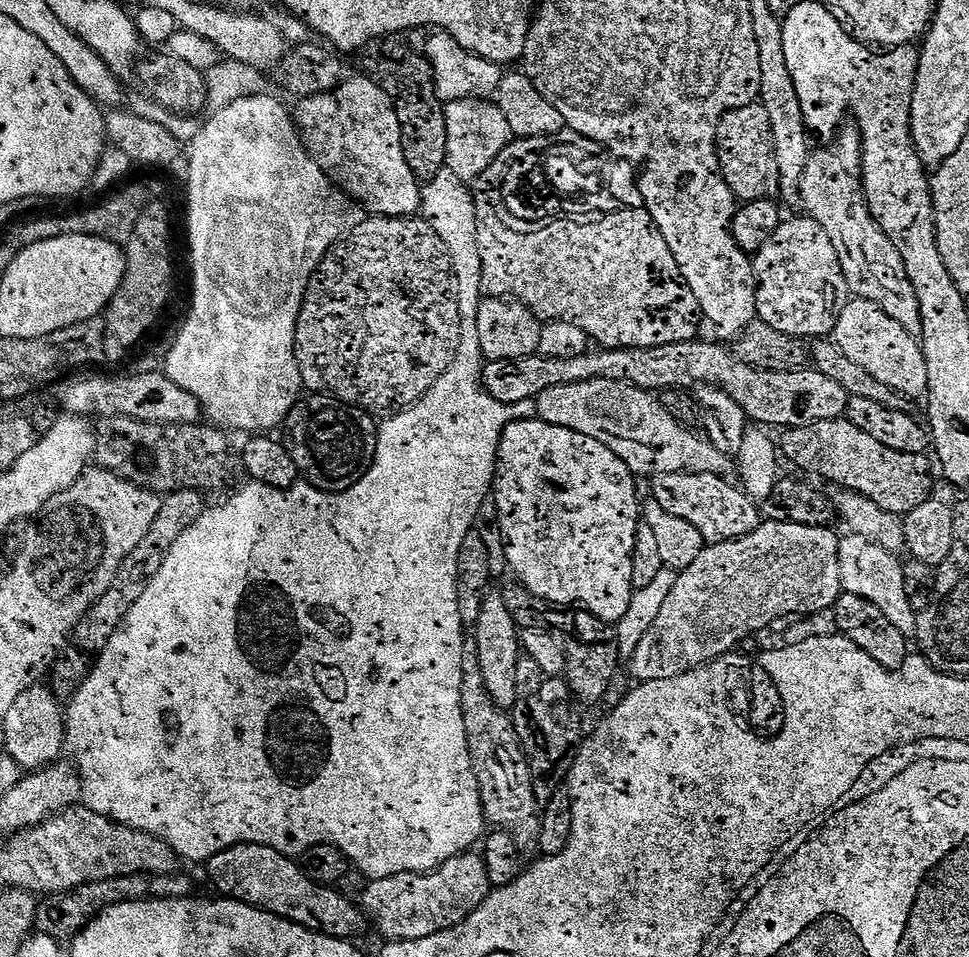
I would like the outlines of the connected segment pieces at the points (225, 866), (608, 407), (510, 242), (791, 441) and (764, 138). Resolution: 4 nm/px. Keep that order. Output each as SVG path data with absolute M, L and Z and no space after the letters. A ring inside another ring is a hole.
M239 844L214 854L206 862L206 868L209 882L220 891L217 893L221 897L260 908L312 932L336 936L339 940L352 938L360 928L362 912L353 901L352 905L346 897L339 896L335 887L310 882L295 859L283 856L270 846Z
M587 380L574 382L566 386L550 386L534 401L534 412L539 419L548 424L572 430L578 434L586 434L586 438L594 438L602 442L626 467L637 477L651 478L662 474L678 474L679 472L693 472L694 474L714 474L727 477L734 468L733 461L727 455L718 451L703 435L692 433L691 427L678 423L660 405L659 399L653 393L644 392L622 382L609 380Z
M622 207L622 214L608 218L604 214L604 224L594 224L592 228L572 228L572 224L553 224L549 219L548 228L536 228L536 232L499 232L498 229L488 227L488 218L485 214L476 218L476 241L478 254L482 258L482 288L489 297L511 298L529 309L541 321L561 320L581 328L588 335L589 341L600 348L657 348L667 344L677 344L687 340L697 339L702 320L698 315L694 294L684 285L680 277L674 256L666 246L662 234L652 223L649 214L641 215L641 207Z
M846 418L818 422L801 428L789 428L779 437L778 452L796 468L833 480L839 489L870 498L880 510L891 516L903 517L926 500L933 491L934 478L930 476L931 461L923 453L902 454L891 450L862 433Z
M759 102L730 110L716 125L716 158L720 163L720 174L737 201L765 199L769 195L768 184L779 183L769 126L768 114Z

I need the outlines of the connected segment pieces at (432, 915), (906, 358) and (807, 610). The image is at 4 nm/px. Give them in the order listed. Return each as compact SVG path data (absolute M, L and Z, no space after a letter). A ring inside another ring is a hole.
M469 850L461 855L450 858L433 872L407 872L406 874L394 874L381 880L368 880L365 883L364 893L358 899L359 907L363 915L372 919L372 924L385 937L385 941L393 940L417 940L418 938L430 938L430 934L438 934L442 930L450 930L461 924L488 896L490 885L486 878L483 855Z
M849 299L849 304L839 309L836 318L834 344L851 362L866 374L904 396L923 397L928 390L928 375L924 361L924 349L905 325L890 318L869 300Z
M768 520L742 538L703 547L693 564L671 581L672 589L662 604L662 610L642 635L636 652L630 657L633 681L678 678L678 674L686 674L729 655L739 649L736 647L743 640L750 639L752 632L770 627L783 616L808 616L811 612L824 612L827 608L829 611L842 594L838 536L830 529L828 526L815 528Z

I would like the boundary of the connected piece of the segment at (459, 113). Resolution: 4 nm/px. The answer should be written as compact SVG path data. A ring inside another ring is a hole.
M491 99L450 100L443 105L446 122L447 171L458 174L465 182L473 182L486 171L494 158L513 139L510 126L502 114L500 105Z

